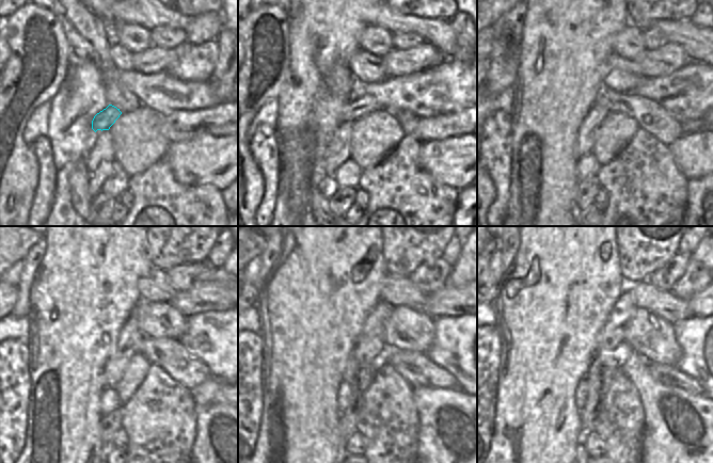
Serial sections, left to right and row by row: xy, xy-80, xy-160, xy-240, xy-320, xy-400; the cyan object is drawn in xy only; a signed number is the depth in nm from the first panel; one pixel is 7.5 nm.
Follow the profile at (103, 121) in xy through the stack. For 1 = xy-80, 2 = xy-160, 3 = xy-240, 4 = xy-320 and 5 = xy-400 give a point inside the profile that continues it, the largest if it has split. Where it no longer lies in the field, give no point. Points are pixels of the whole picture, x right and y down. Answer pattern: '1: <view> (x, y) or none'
1: xy-80 (362, 104)
2: xy-160 (651, 116)
3: xy-240 (170, 354)
4: xy-320 (415, 367)
5: xy-400 (668, 374)

